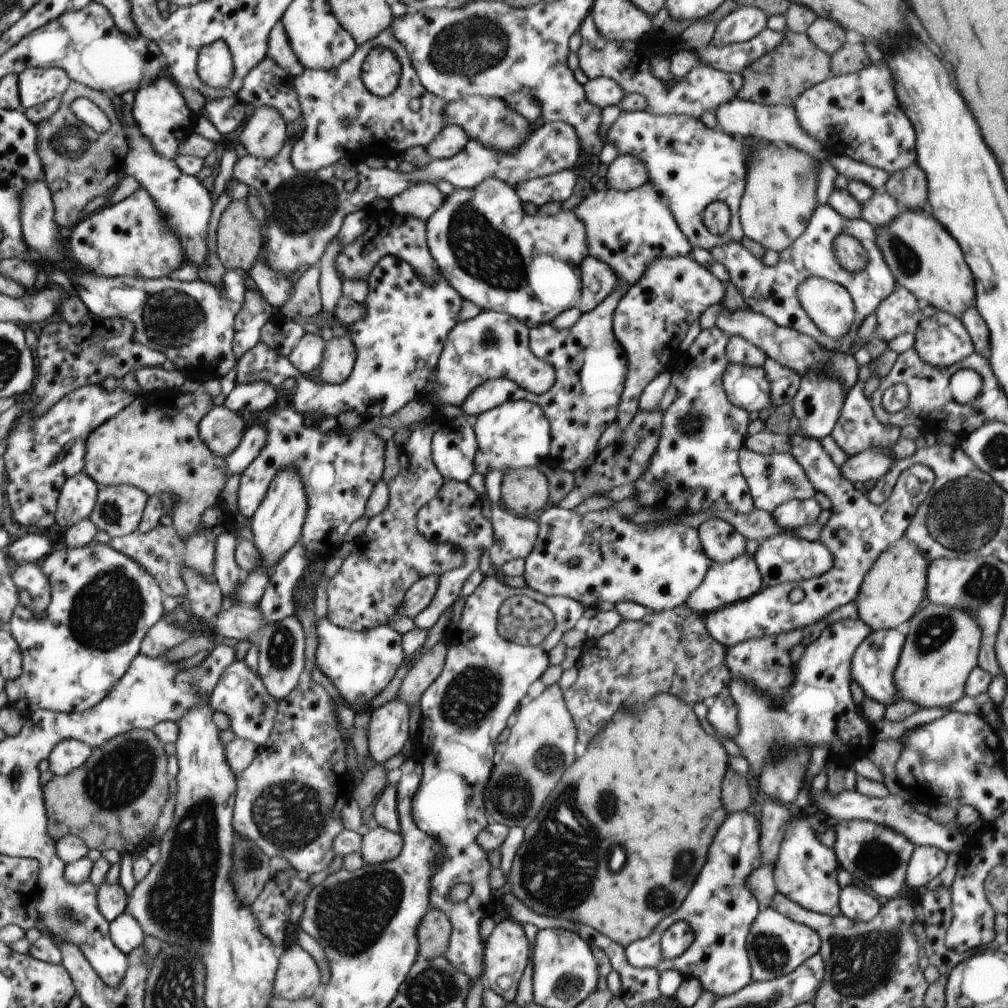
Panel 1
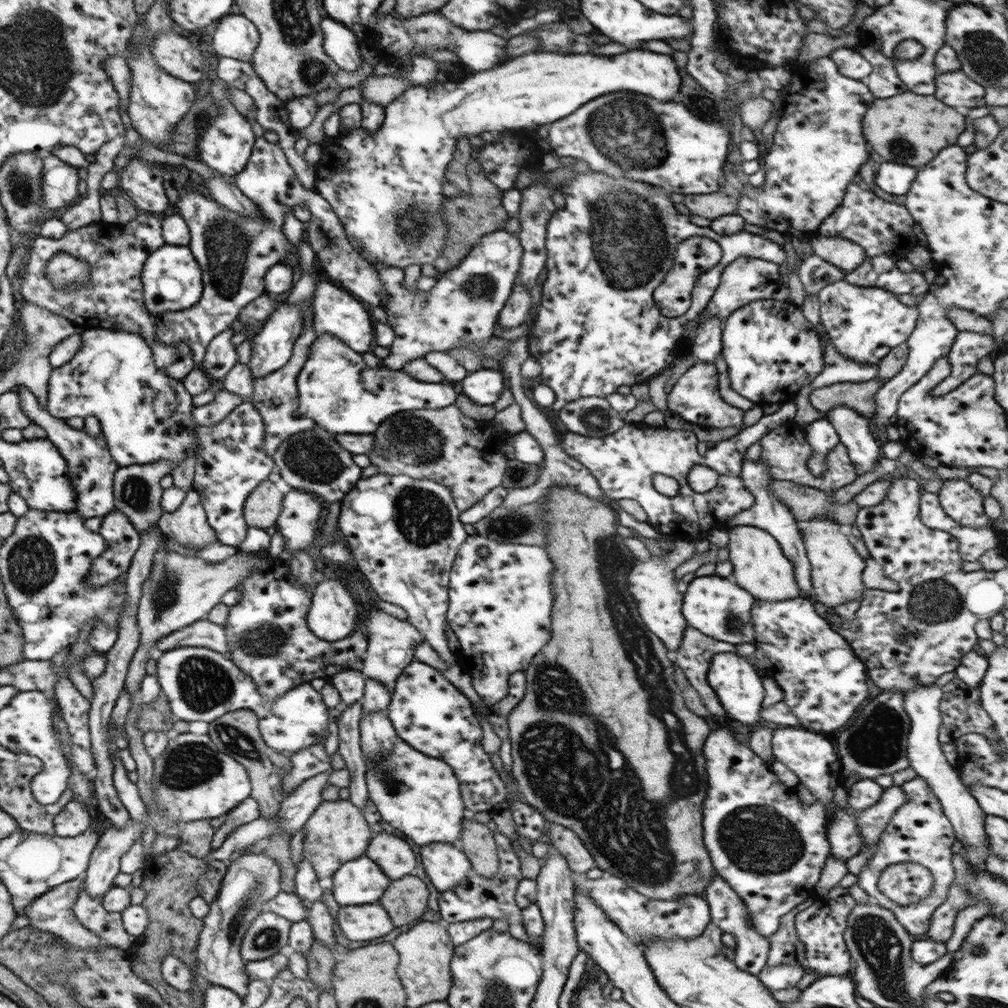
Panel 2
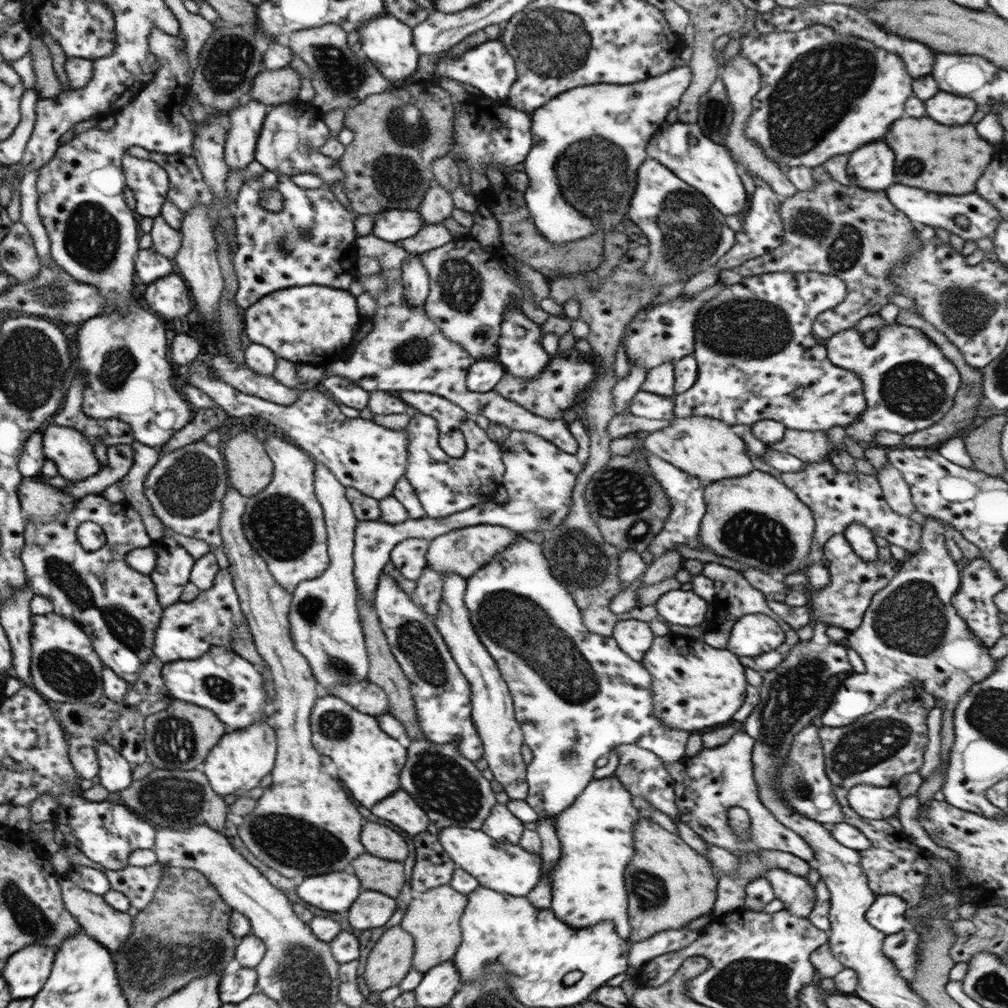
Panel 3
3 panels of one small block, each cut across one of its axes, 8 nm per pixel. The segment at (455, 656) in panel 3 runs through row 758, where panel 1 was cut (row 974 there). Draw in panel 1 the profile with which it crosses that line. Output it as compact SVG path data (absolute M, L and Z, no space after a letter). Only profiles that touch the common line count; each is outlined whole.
M503 919L494 926L483 946L485 946L482 953L482 962L485 965L483 974L489 984L489 990L499 995L506 1003L513 1002L517 983L527 966L527 950L529 950L522 925L513 919Z

